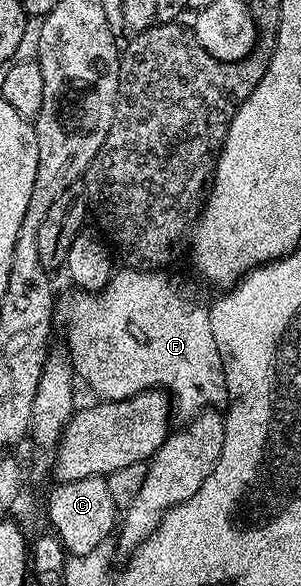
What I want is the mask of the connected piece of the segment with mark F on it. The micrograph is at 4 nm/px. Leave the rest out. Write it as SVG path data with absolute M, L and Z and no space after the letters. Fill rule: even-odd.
M122 267L110 275L100 292L74 291L73 305L66 310L64 347L73 363L73 371L93 388L101 388L96 399L129 400L148 388L160 388L169 393L172 407L184 418L198 416L214 406L224 405L225 362L219 354L215 334L211 334L209 313L181 293L181 288L164 271L141 272Z

